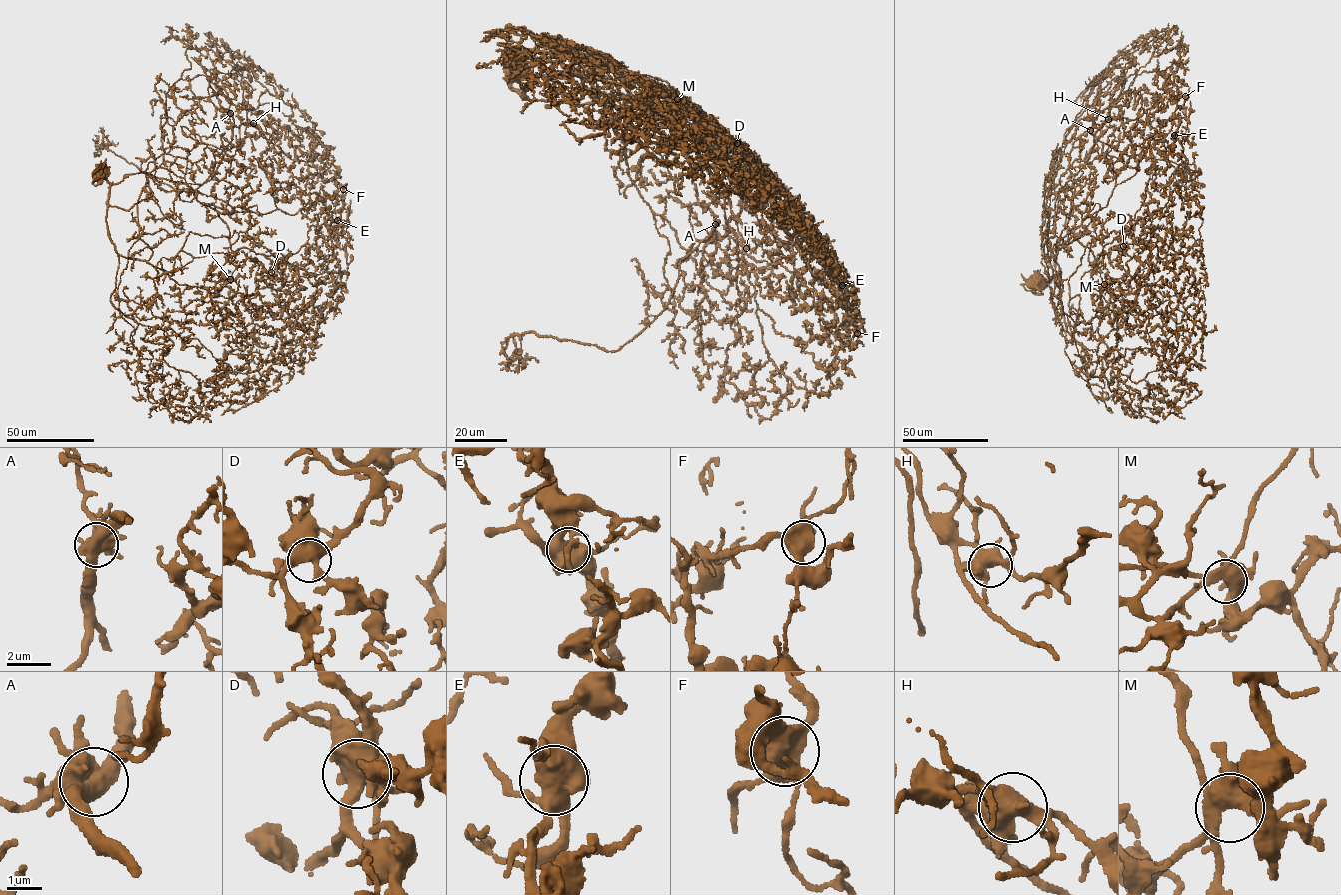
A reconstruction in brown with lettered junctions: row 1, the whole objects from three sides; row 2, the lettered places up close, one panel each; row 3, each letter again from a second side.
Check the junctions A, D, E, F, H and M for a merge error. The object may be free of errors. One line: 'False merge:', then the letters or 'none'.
False merge: A

